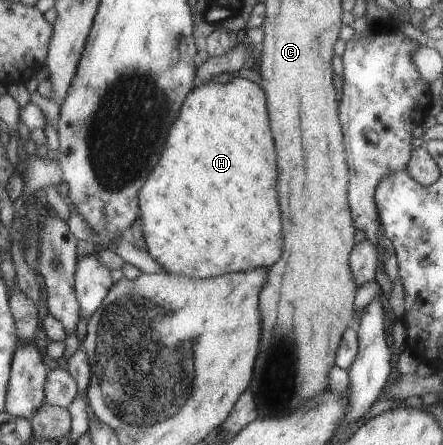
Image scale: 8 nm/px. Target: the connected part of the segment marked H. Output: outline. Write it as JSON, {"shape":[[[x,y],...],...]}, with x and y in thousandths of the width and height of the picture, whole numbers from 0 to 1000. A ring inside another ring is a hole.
{"shape":[[[542,171],[512,187],[474,184],[436,198],[386,281],[359,371],[314,425],[312,488],[330,542],[327,562],[381,616],[413,613],[440,627],[445,618],[490,622],[585,596],[612,600],[634,578],[634,479],[621,429],[625,357],[598,209],[589,200],[580,187]]]}

